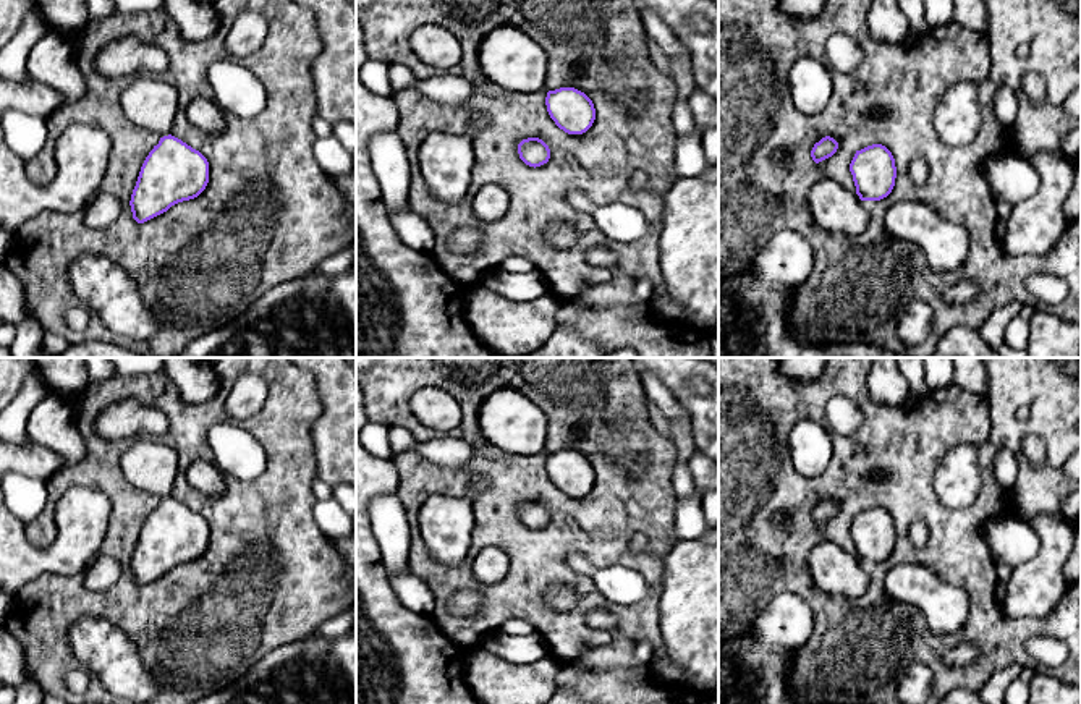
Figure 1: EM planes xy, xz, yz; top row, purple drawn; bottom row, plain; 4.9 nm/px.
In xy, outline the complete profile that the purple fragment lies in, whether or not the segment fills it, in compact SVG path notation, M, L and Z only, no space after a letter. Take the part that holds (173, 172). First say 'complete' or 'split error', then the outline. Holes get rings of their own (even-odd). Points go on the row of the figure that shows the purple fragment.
split error; M162 78L131 79L121 94L121 108L136 126L160 138L141 167L129 201L133 218L144 223L178 202L197 197L209 183L209 162L170 134L178 94Z

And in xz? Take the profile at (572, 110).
complete; M574 87L549 91L545 105L555 125L568 134L586 133L596 120L592 100Z

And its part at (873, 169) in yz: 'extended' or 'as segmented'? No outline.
as segmented

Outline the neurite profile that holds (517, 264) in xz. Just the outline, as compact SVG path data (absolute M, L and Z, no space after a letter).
M523 256L508 257L502 262L500 269L511 274L529 274L536 270L534 264Z

